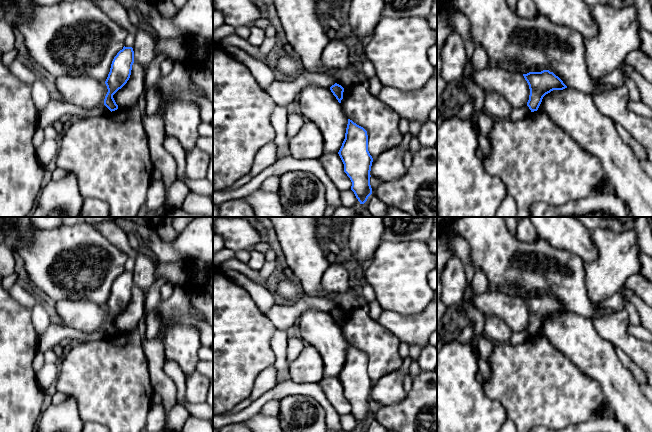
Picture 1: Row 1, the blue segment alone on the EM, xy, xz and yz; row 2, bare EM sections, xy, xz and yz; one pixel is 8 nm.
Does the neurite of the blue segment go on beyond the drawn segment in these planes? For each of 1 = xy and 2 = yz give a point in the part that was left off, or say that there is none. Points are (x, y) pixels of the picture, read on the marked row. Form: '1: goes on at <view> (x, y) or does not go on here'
1: does not go on here
2: does not go on here

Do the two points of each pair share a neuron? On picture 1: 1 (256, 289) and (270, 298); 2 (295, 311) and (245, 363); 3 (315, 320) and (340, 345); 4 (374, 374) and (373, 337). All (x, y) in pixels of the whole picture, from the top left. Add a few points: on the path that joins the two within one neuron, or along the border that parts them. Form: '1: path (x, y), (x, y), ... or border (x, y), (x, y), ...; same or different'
1: path (259, 292), (267, 298); same
2: border (264, 314), (276, 328); different
3: path (321, 326), (334, 339); same
4: path (374, 365), (374, 346); same

